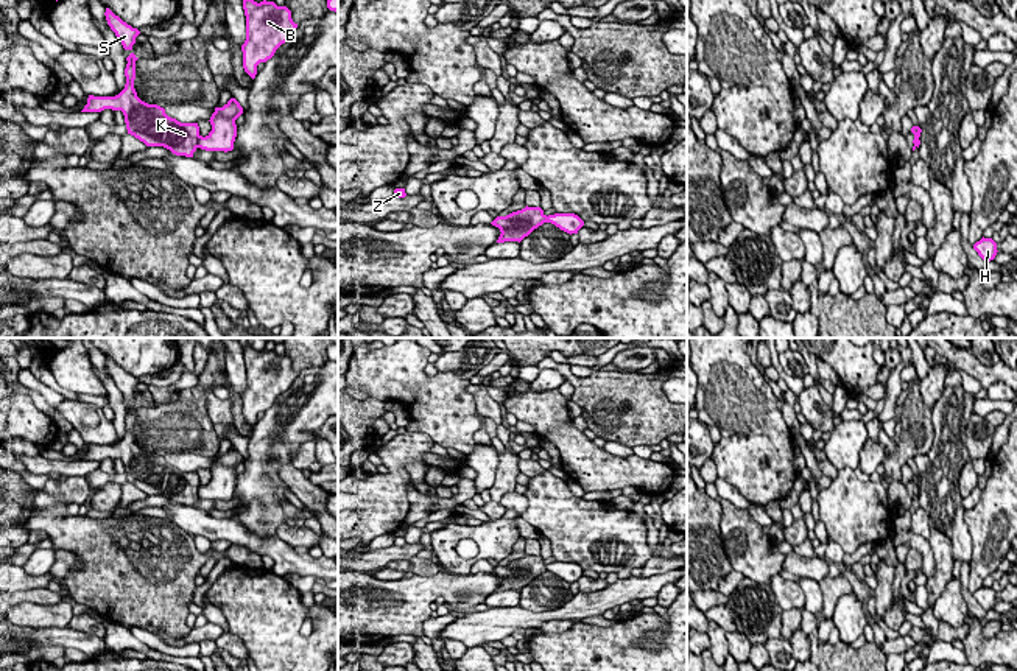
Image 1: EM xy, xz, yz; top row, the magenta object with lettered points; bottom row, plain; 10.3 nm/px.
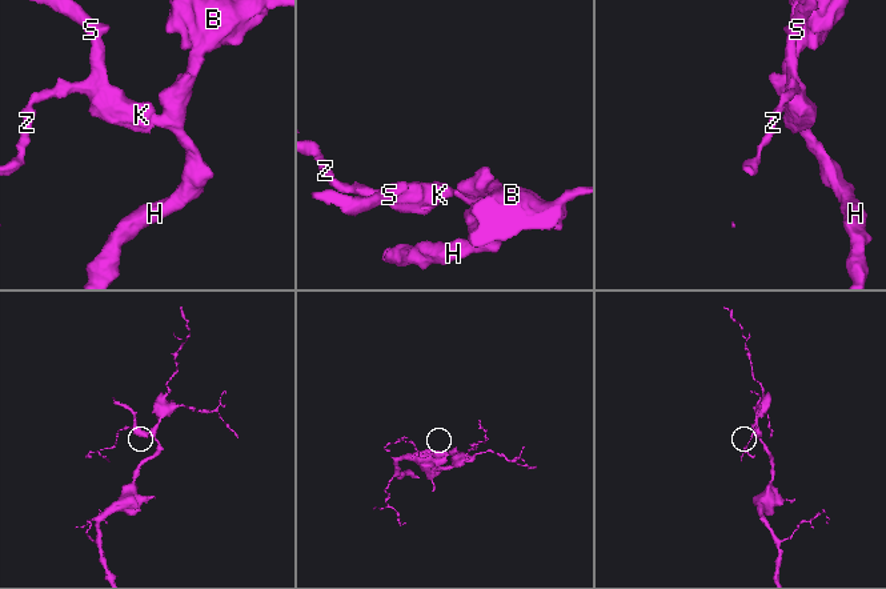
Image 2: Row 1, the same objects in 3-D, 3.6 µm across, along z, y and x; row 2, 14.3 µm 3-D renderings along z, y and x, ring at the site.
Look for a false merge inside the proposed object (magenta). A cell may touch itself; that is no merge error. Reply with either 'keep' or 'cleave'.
cleave

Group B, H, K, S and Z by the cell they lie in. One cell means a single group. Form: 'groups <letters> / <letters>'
groups B H / K S Z

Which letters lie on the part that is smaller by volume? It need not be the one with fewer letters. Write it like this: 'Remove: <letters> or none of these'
Remove: K, S, Z

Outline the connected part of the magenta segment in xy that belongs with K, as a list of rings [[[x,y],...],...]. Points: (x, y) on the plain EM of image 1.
[[[131,402],[126,409],[125,437],[115,445],[89,444],[81,461],[101,461],[104,458],[121,459],[128,483],[134,484],[146,495],[164,495],[176,504],[193,506],[198,497],[198,472],[181,472],[165,462],[157,453],[148,453],[137,445],[134,437],[135,409]]]

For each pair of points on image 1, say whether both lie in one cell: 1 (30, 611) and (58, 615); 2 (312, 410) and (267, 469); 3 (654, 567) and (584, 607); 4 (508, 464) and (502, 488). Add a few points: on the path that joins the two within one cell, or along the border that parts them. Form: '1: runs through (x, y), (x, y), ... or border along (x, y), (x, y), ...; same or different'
1: runs through (36, 615), (52, 615); same
2: runs through (298, 424), (267, 455); same
3: border along (670, 570), (642, 578); different
4: runs through (506, 470), (505, 481); same

